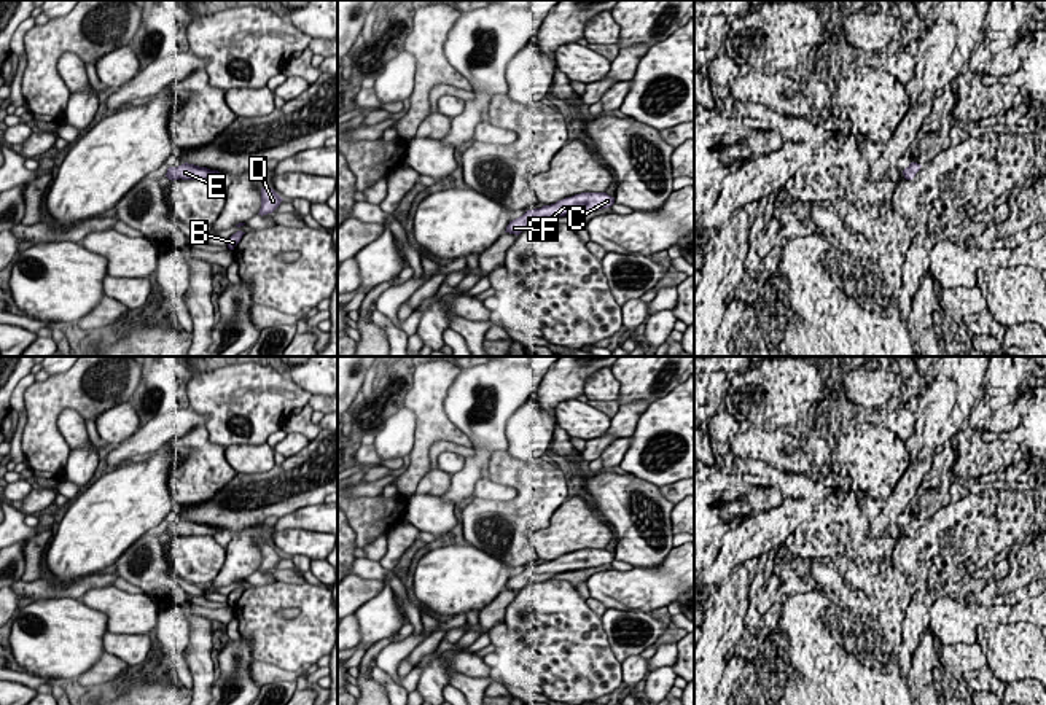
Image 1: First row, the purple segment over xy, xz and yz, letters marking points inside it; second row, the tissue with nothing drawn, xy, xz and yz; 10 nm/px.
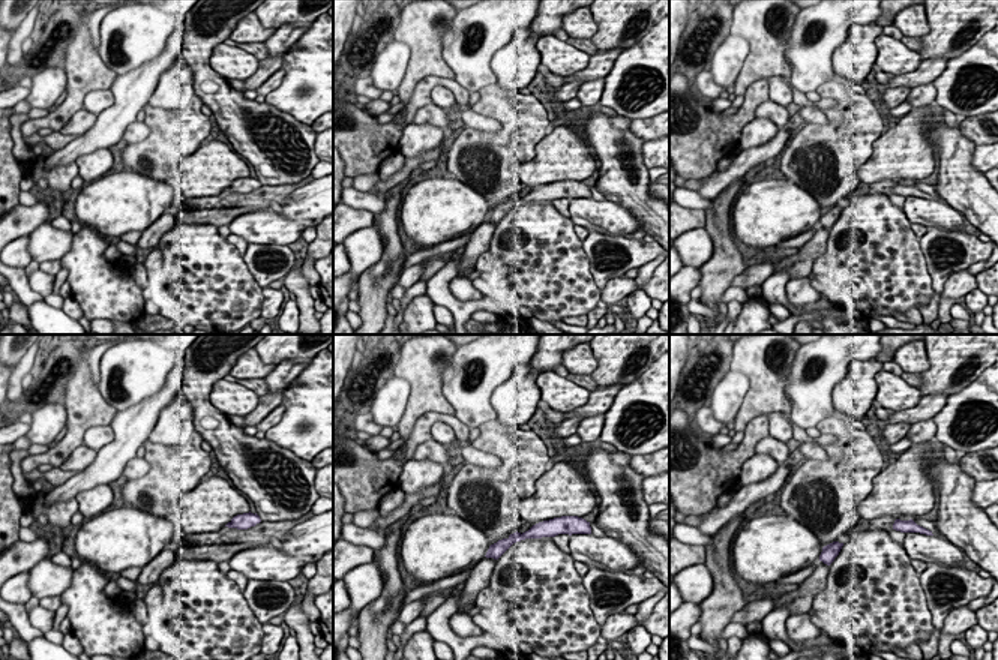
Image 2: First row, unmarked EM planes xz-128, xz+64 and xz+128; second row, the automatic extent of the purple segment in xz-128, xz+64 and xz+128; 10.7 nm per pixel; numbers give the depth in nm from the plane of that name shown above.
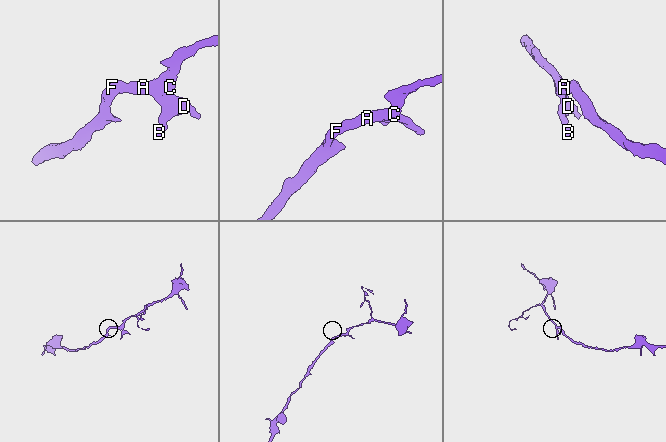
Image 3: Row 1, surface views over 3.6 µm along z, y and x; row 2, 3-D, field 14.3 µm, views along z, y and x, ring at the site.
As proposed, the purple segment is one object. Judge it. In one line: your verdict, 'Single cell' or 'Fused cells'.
Single cell

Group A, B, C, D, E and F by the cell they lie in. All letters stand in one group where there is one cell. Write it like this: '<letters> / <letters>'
A B C D E F

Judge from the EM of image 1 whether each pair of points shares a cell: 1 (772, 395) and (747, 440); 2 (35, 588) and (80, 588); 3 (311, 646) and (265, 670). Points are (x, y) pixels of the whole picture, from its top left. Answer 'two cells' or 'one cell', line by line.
1: two cells
2: one cell
3: two cells

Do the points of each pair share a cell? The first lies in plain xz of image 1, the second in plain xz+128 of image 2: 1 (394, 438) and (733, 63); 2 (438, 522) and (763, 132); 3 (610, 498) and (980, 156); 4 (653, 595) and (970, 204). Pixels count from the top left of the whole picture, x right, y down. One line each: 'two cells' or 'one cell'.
1: one cell
2: one cell
3: two cells
4: two cells

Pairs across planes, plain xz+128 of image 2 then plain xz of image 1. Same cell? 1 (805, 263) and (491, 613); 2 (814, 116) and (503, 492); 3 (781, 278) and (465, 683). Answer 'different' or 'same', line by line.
1: same
2: same
3: same

